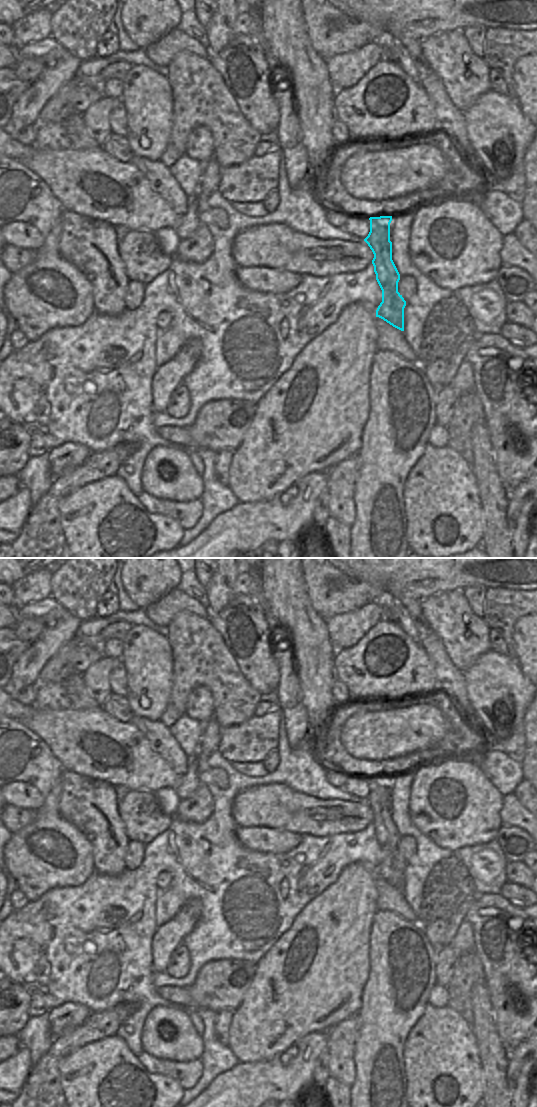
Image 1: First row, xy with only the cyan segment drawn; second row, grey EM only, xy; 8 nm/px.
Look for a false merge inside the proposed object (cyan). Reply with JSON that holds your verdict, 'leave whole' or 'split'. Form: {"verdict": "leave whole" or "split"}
{"verdict": "split"}

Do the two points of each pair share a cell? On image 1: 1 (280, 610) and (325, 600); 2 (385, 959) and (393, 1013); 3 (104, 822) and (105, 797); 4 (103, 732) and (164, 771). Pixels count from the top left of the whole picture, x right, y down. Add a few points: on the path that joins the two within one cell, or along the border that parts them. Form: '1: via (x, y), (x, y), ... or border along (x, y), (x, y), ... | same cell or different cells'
1: border along (303, 581), (311, 606), (325, 619) | different cells
2: via (388, 972), (388, 983), (392, 989), (392, 1000) | same cell
3: via (96, 814), (90, 804), (97, 799) | same cell
4: via (118, 741), (128, 743), (149, 764) | same cell

